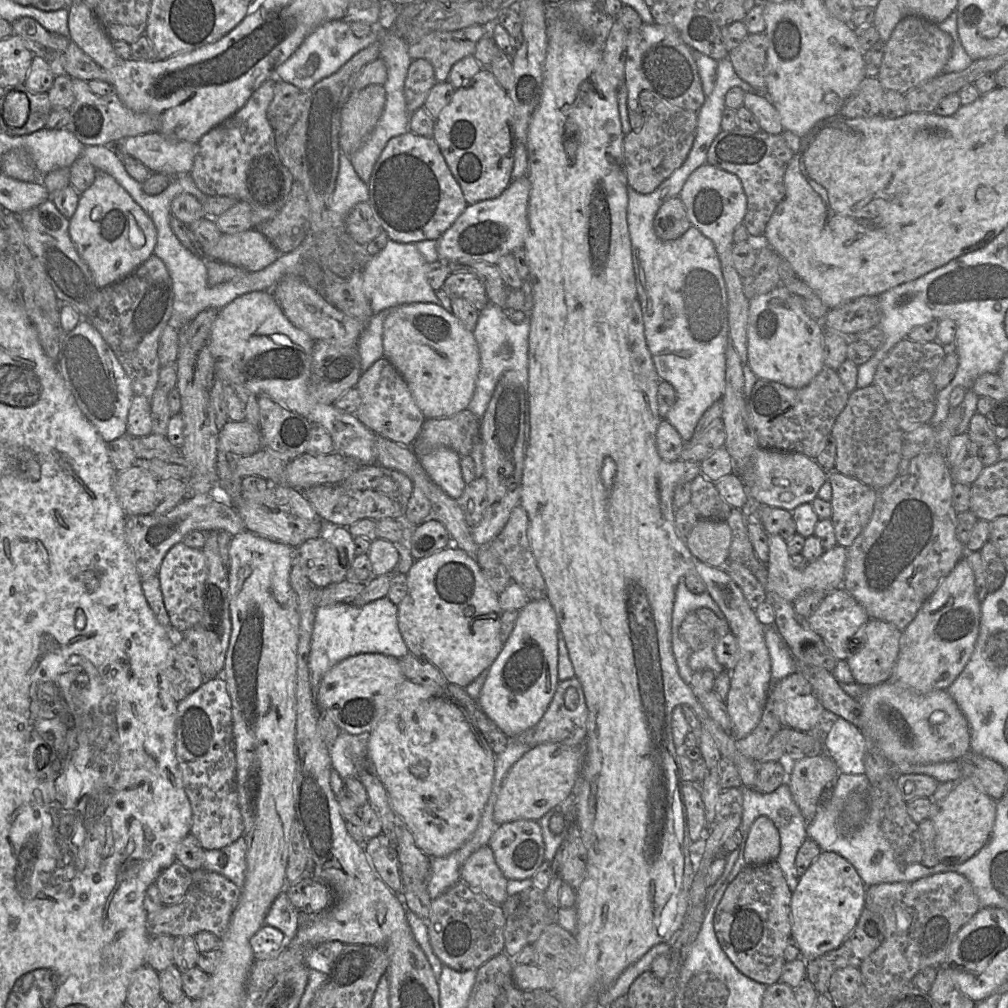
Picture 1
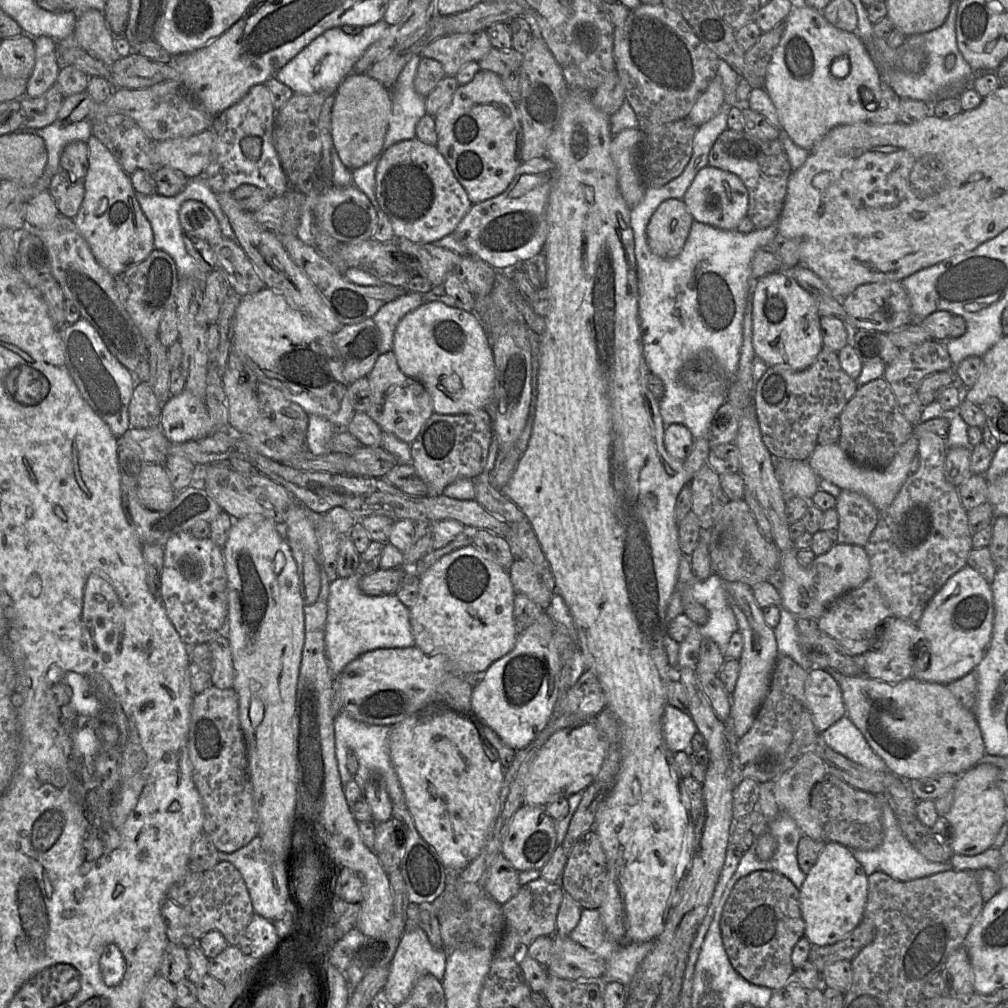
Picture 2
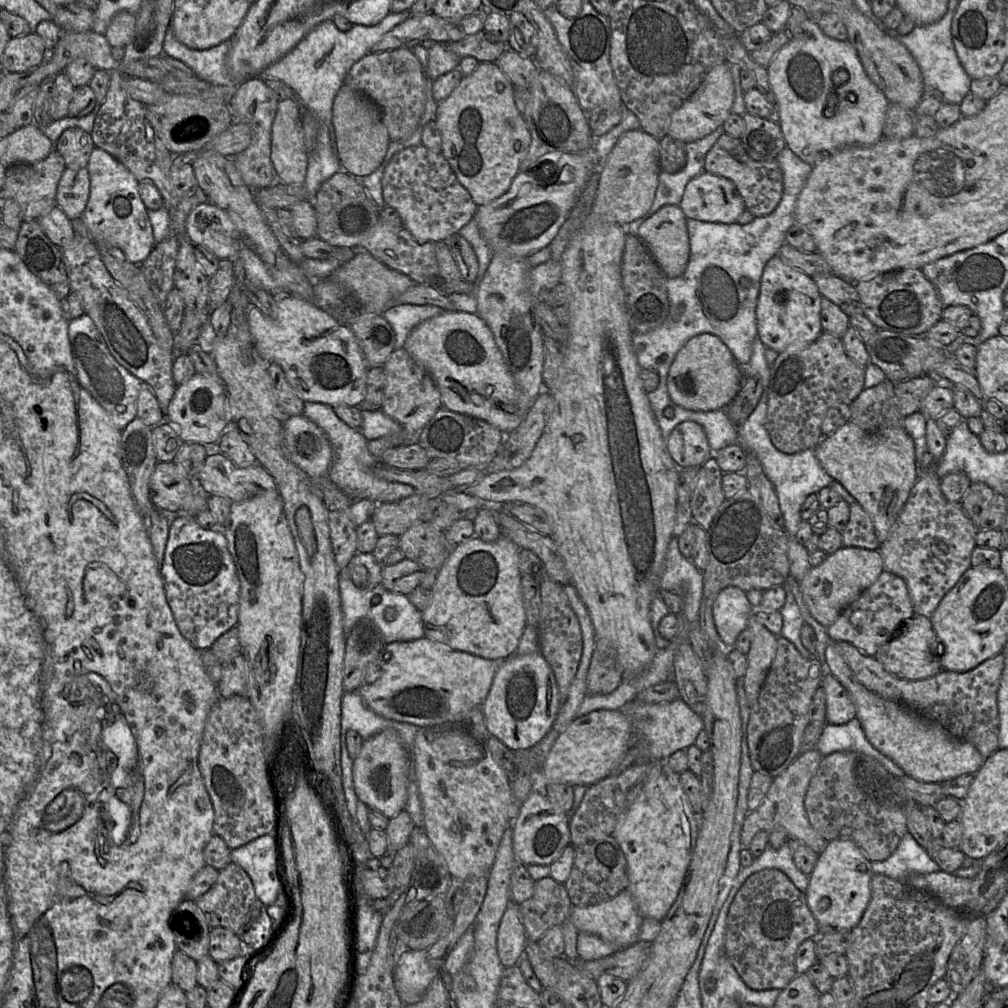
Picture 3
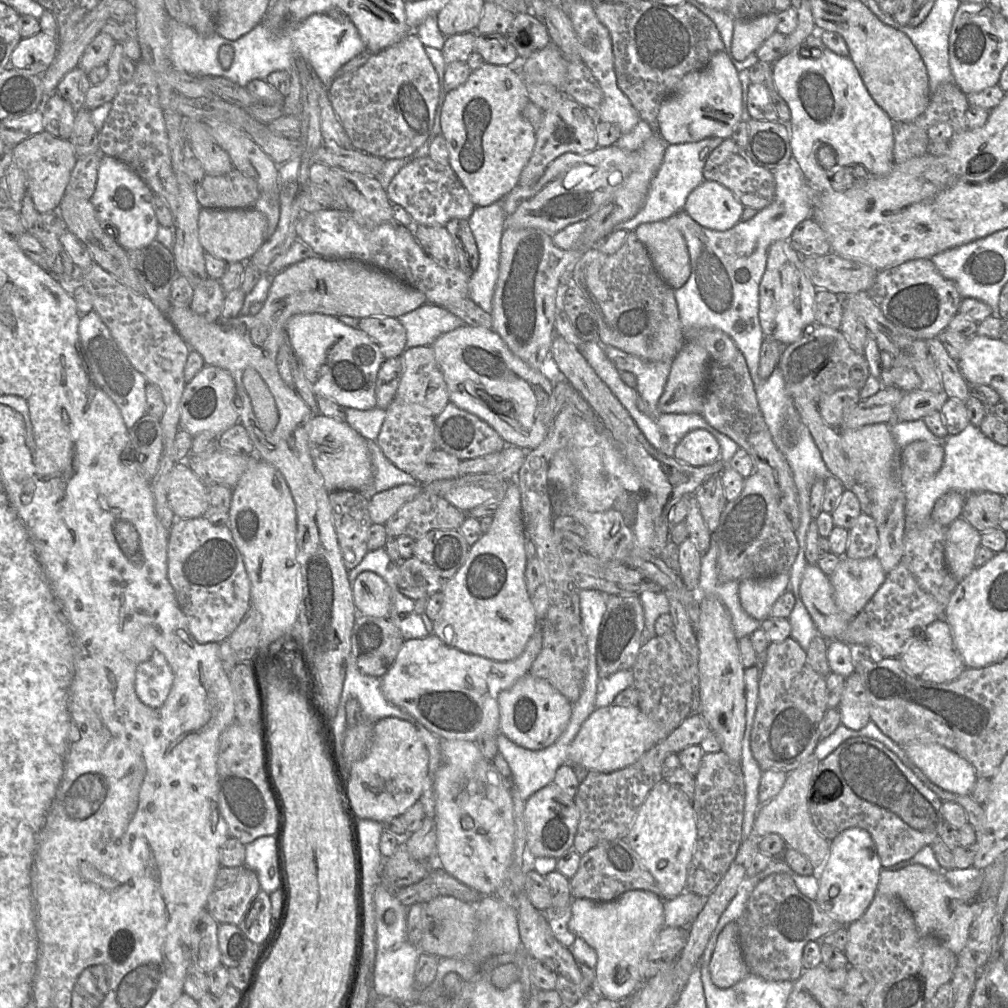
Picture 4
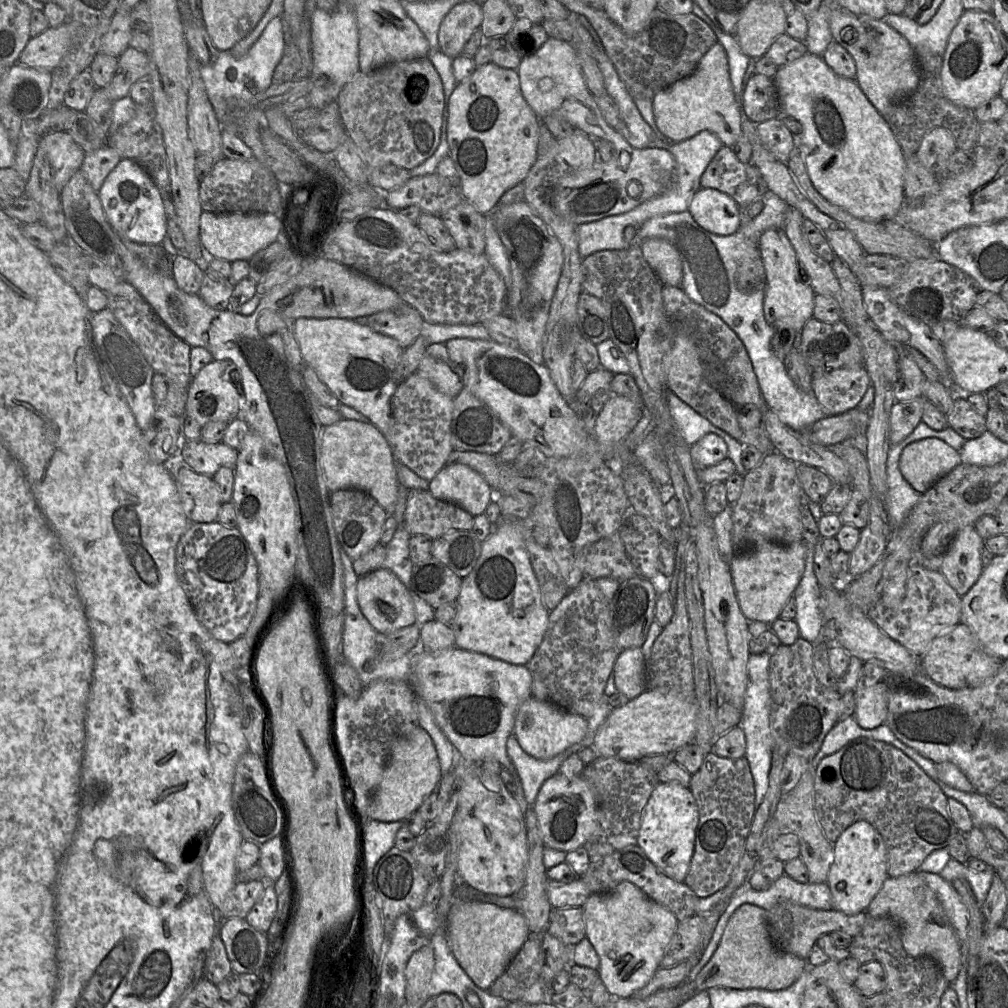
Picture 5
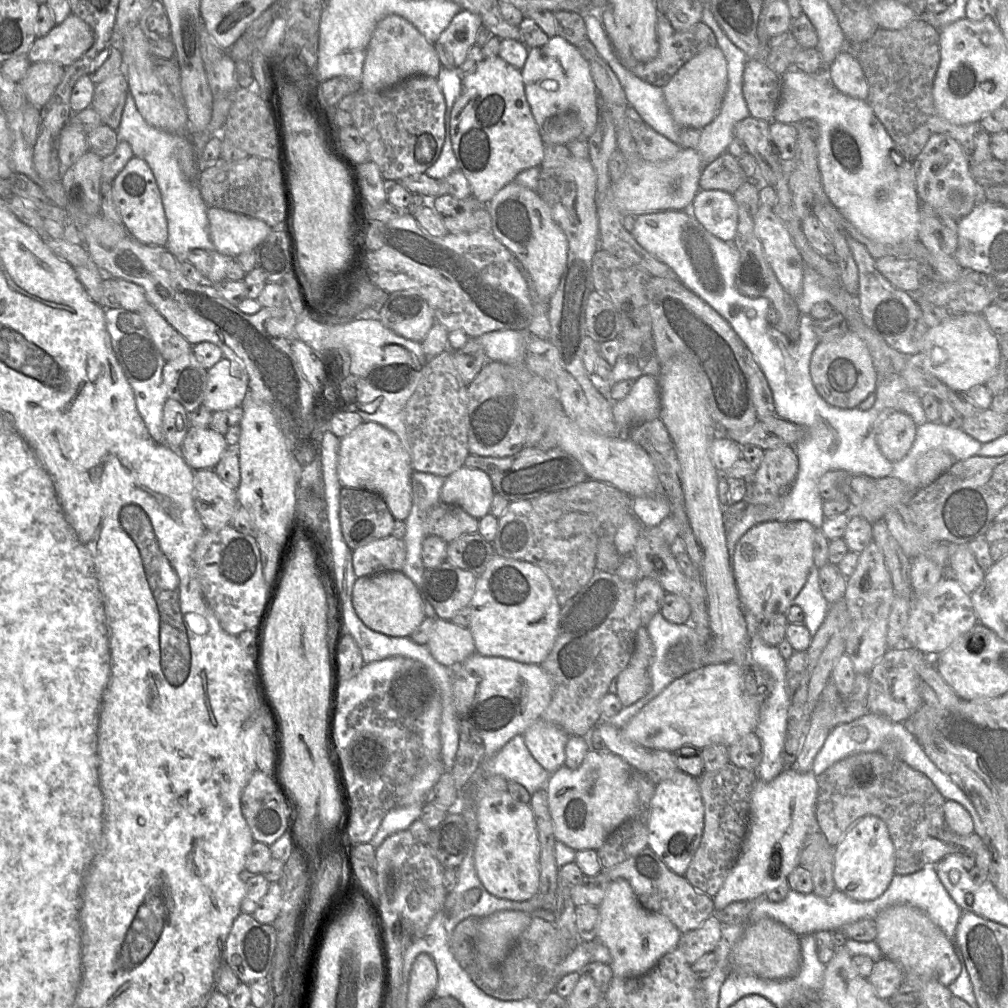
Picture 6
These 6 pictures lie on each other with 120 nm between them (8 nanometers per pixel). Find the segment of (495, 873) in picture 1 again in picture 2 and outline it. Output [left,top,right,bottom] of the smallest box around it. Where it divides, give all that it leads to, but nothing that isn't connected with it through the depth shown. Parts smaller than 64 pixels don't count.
[484,854,520,905]

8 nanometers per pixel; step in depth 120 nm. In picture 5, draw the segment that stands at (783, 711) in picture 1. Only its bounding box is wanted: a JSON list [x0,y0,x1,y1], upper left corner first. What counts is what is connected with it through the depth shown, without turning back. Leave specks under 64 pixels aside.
[854,660,888,729]

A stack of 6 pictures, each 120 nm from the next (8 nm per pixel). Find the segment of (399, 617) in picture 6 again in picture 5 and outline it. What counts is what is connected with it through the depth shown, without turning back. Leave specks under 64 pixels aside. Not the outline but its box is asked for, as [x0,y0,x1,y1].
[356,568,416,633]

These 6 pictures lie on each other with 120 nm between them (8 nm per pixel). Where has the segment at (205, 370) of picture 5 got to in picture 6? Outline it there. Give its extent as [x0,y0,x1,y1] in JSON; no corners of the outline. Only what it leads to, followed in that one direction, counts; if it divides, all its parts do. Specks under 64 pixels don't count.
[203,357,248,412]

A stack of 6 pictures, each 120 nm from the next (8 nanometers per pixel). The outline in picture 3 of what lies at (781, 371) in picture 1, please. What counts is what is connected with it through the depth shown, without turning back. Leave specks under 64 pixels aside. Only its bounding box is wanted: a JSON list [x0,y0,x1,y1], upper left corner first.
[756,255,822,353]

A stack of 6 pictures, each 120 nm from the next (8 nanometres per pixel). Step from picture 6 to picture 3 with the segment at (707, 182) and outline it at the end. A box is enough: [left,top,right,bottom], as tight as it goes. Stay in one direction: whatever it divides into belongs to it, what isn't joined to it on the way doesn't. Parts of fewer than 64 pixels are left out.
[704,133,783,217]

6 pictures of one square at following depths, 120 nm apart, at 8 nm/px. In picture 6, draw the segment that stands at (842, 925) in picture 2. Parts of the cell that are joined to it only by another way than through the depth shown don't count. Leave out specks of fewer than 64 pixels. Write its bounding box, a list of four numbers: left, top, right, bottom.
[834,815,895,901]

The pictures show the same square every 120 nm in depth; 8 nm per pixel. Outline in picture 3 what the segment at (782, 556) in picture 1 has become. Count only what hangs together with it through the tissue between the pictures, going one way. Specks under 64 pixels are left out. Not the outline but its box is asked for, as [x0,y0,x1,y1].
[798,546,883,627]

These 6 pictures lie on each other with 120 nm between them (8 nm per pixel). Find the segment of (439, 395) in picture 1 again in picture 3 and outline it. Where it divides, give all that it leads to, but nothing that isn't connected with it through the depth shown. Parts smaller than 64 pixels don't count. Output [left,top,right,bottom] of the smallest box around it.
[403,311,527,434]

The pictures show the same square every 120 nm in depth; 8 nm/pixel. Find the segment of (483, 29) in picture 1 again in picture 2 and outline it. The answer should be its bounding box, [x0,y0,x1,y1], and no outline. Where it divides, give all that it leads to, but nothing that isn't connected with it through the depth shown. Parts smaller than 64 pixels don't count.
[420,30,492,76]

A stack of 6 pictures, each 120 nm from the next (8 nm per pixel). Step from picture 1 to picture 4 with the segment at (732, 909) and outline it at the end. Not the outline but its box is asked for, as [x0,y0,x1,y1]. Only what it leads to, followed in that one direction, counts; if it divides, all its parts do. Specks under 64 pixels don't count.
[736,873,843,982]

